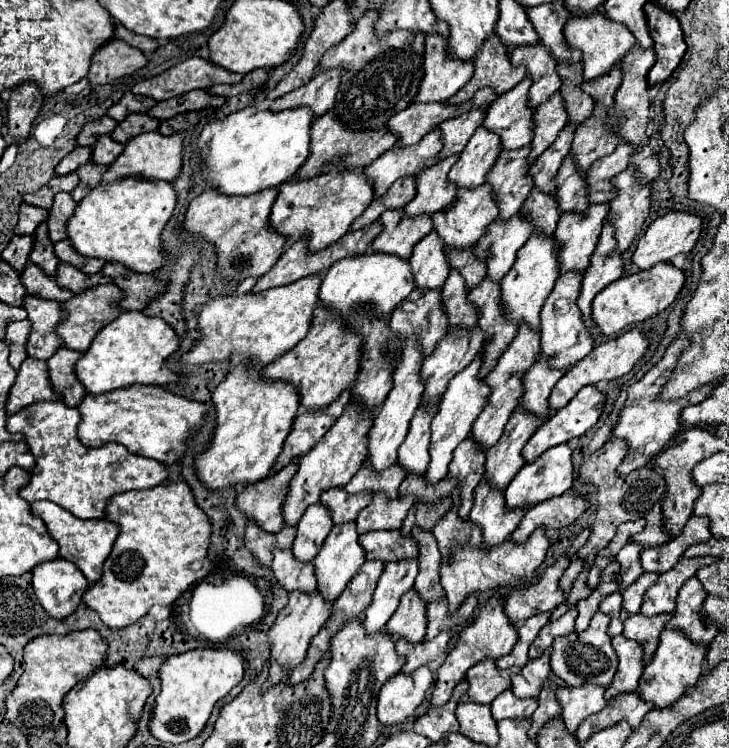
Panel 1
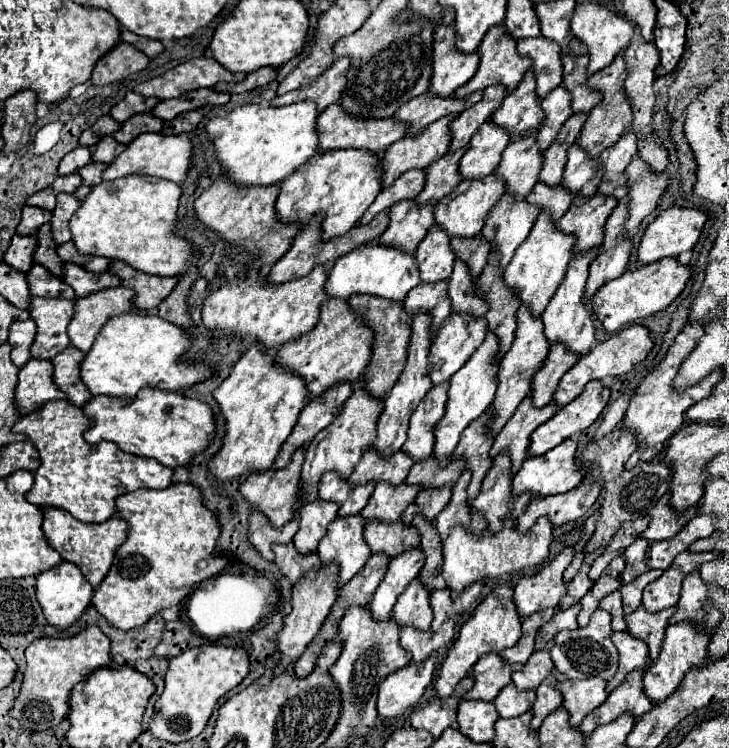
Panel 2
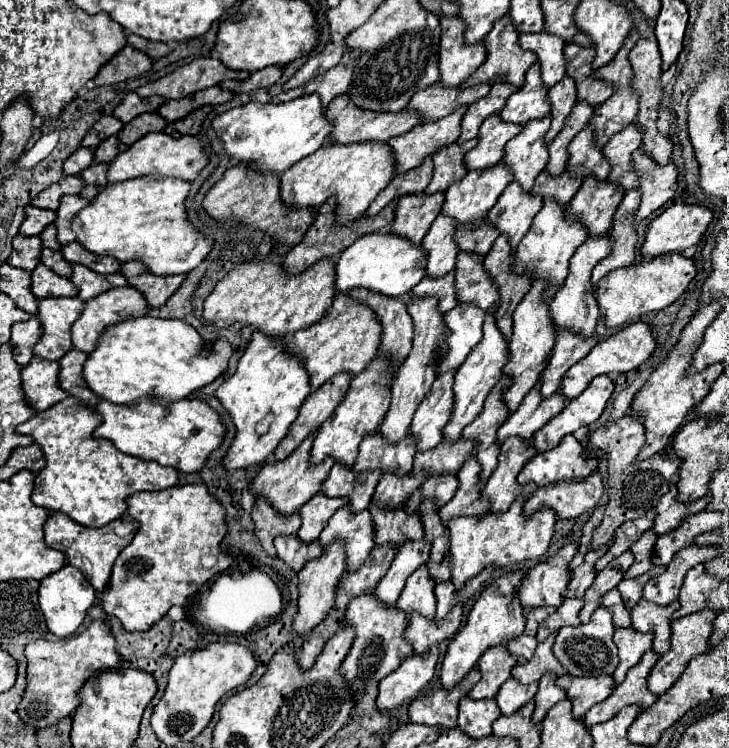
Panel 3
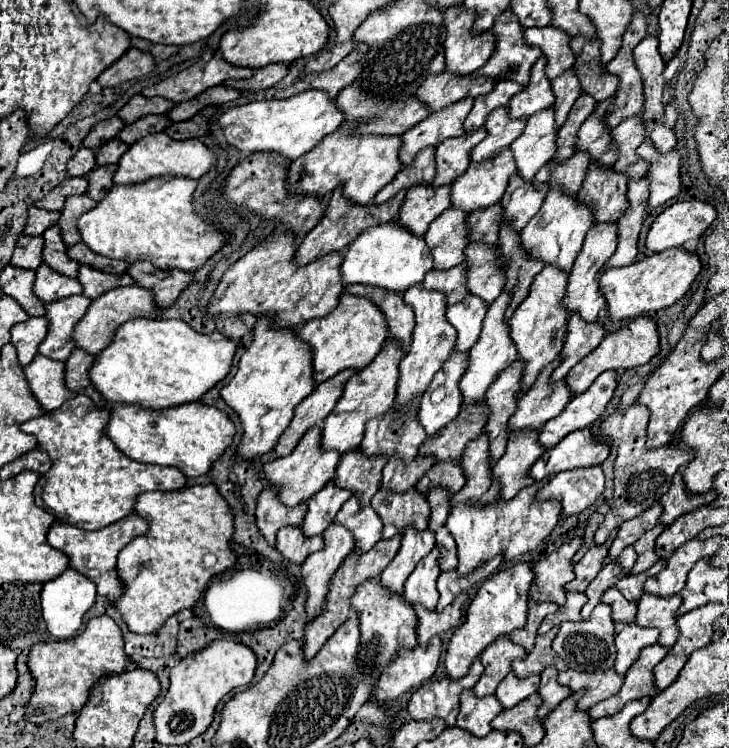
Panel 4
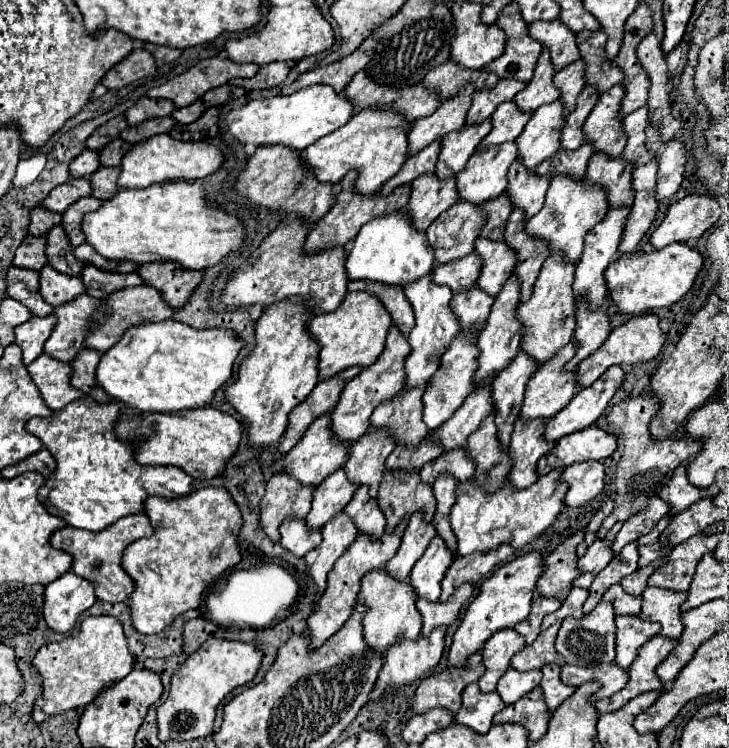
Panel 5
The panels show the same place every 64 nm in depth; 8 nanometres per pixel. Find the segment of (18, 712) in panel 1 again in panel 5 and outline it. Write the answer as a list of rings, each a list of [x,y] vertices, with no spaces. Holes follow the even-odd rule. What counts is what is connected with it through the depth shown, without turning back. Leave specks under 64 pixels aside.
[[[88,616],[76,636],[46,644],[34,658],[34,666],[44,678],[42,696],[34,704],[32,720],[42,724],[46,718],[70,708],[88,706],[104,688],[122,680],[134,668],[134,654],[128,650],[122,624],[114,616]]]

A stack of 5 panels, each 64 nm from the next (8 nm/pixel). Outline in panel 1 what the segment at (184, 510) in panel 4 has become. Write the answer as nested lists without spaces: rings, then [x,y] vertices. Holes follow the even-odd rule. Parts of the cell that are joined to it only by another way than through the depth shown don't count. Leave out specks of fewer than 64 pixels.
[[[168,482],[148,490],[116,494],[108,500],[106,518],[120,524],[120,536],[104,564],[102,578],[88,588],[88,594],[84,594],[84,602],[100,614],[106,626],[126,628],[146,616],[154,604],[174,604],[190,586],[198,584],[202,578],[206,578],[206,574],[212,572],[212,564],[206,562],[212,524],[208,522],[208,516],[196,506],[194,494],[186,482]],[[194,562],[202,562],[202,566],[194,568]]]

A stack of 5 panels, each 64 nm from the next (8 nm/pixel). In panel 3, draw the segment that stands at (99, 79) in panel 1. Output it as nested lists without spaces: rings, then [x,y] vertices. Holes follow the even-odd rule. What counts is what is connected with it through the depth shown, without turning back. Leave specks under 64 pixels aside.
[[[126,46],[124,50],[120,50],[120,54],[116,54],[116,58],[112,58],[112,62],[104,64],[100,74],[94,78],[96,86],[110,86],[116,82],[122,82],[126,78],[144,74],[152,68],[152,58],[132,46]]]

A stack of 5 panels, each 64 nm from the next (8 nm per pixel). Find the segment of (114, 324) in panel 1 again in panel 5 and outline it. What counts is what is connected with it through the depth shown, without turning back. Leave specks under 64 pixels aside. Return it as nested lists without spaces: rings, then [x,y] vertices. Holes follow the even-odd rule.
[[[176,320],[140,324],[126,330],[126,334],[122,336],[122,342],[118,342],[116,346],[112,346],[108,352],[102,354],[100,366],[96,370],[96,380],[114,400],[120,400],[122,404],[136,408],[144,414],[194,410],[194,408],[212,404],[216,390],[232,378],[234,360],[242,348],[244,348],[244,340],[228,328],[198,330],[198,328],[180,324]]]

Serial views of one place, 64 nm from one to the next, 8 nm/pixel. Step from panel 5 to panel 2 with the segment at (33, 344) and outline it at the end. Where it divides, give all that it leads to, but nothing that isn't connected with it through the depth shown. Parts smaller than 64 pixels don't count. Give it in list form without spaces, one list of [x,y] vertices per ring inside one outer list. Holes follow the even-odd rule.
[[[32,318],[24,322],[14,322],[10,326],[10,338],[8,344],[12,346],[12,362],[22,368],[32,356],[30,356],[30,346],[36,336],[36,322]]]

